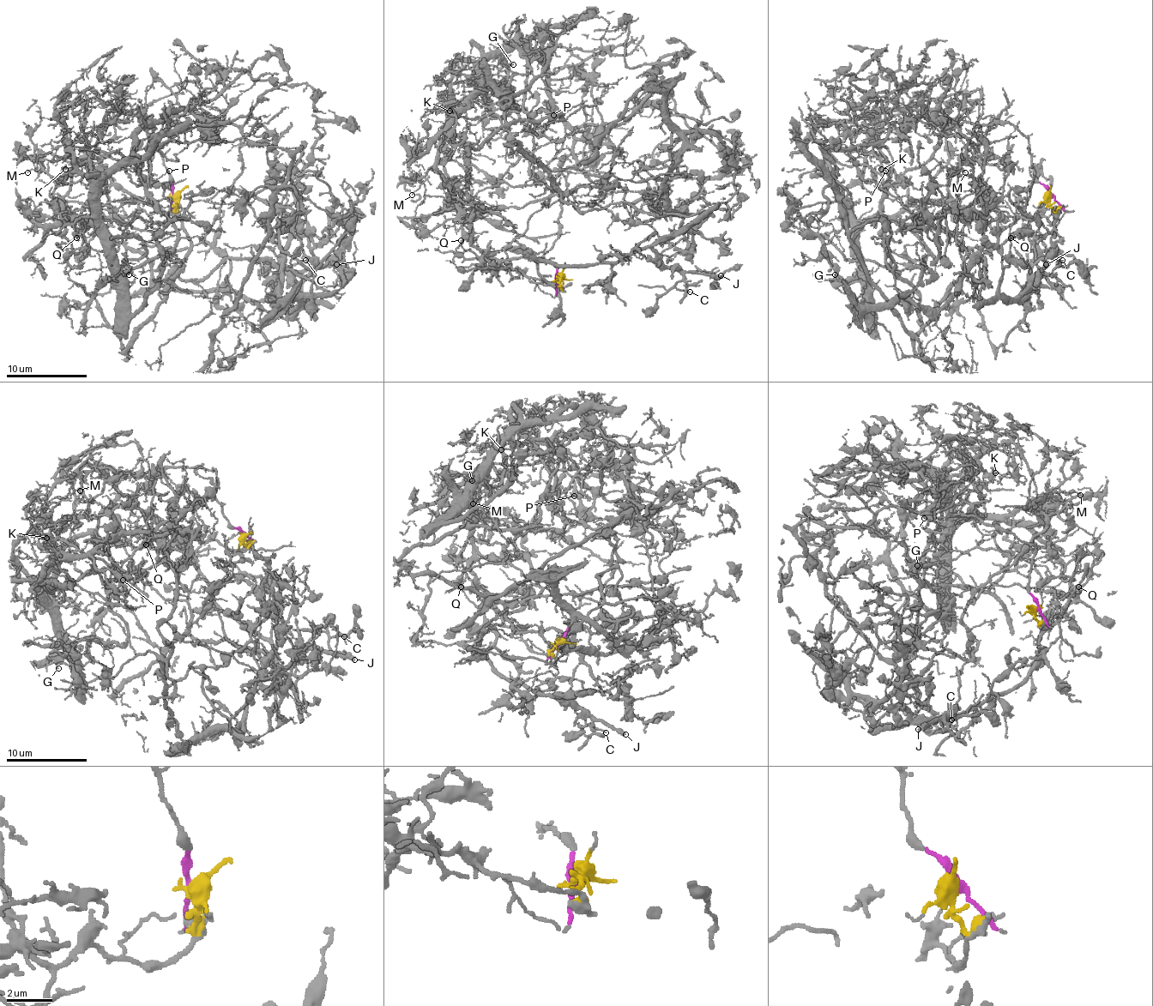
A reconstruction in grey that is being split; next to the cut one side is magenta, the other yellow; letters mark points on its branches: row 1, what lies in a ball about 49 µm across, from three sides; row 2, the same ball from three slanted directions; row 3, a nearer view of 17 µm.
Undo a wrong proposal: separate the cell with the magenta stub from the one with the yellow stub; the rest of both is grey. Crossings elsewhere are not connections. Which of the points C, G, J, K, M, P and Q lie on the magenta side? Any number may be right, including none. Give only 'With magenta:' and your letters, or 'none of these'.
With magenta: P

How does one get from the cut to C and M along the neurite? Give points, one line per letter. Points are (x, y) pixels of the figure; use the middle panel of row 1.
C: (558, 282), (535, 280), (507, 264), (513, 258), (622, 262), (647, 248), (683, 276), (675, 286), (689, 292)
M: (558, 282), (499, 268), (475, 245), (455, 193), (441, 179), (437, 155), (413, 195)

